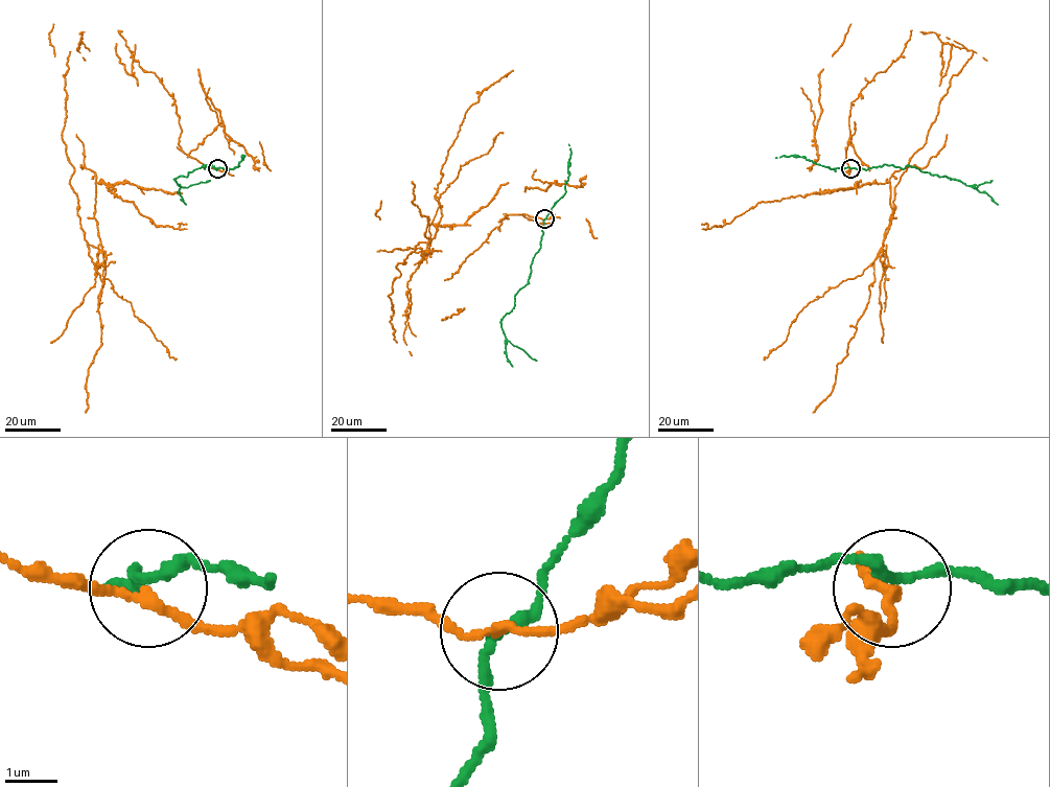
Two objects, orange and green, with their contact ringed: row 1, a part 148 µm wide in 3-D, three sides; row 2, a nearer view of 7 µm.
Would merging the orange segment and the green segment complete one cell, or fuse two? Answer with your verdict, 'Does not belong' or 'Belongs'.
Does not belong

